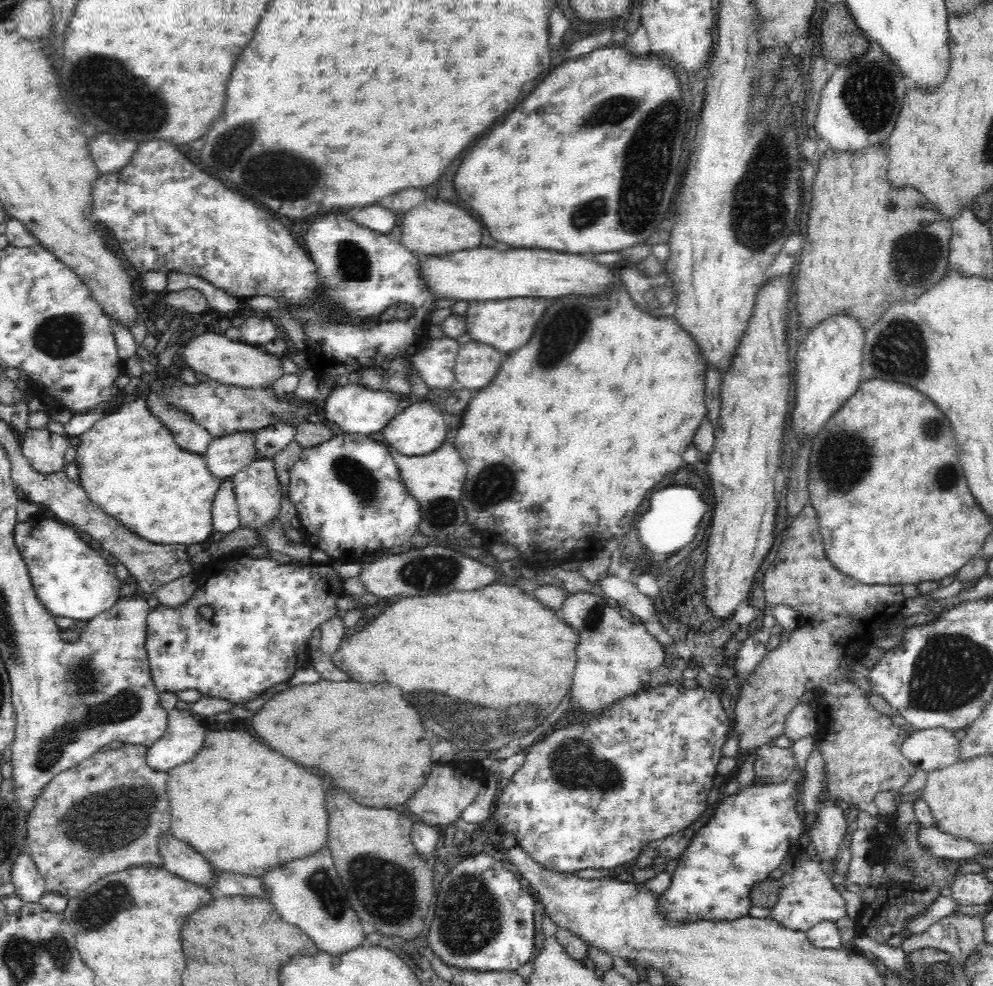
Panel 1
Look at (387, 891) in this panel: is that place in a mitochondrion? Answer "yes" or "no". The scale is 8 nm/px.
yes

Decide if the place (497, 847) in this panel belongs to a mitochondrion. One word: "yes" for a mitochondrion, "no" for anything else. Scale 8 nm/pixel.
no

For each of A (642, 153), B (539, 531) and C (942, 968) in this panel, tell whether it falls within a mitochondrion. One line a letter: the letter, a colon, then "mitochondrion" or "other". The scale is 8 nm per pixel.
A: mitochondrion
B: other
C: mitochondrion

